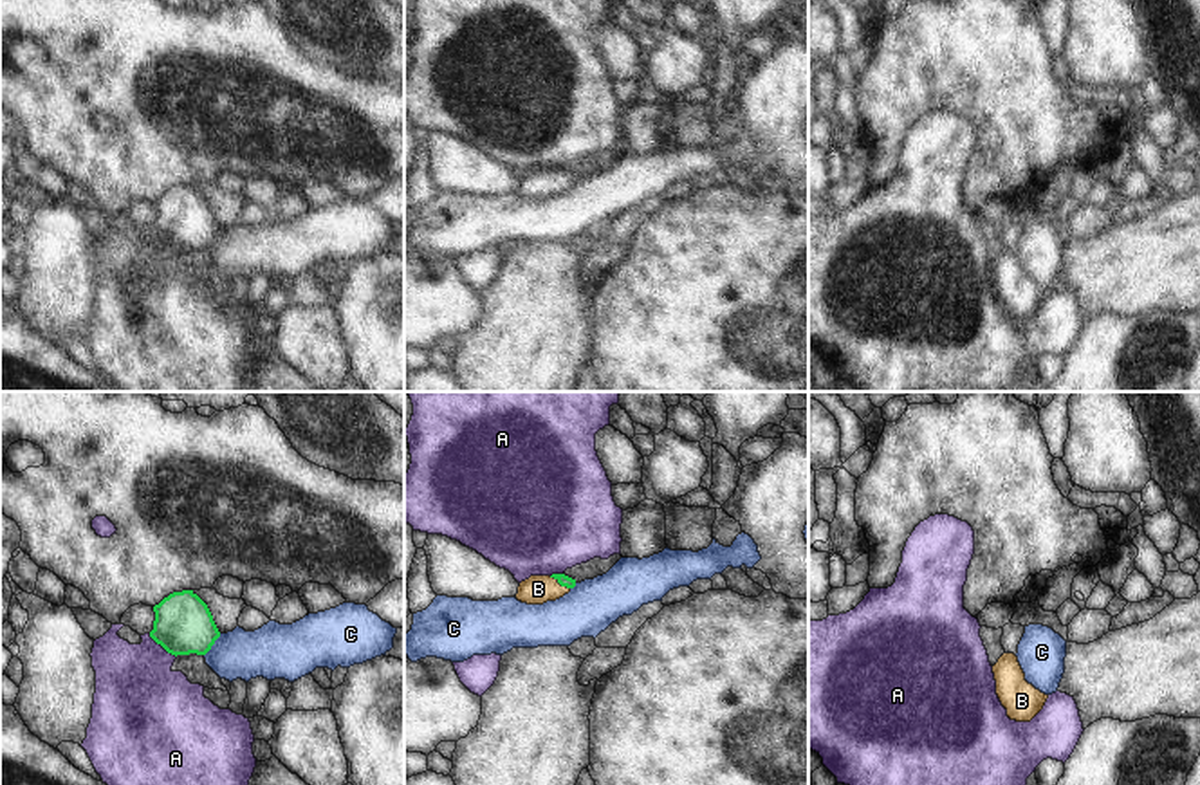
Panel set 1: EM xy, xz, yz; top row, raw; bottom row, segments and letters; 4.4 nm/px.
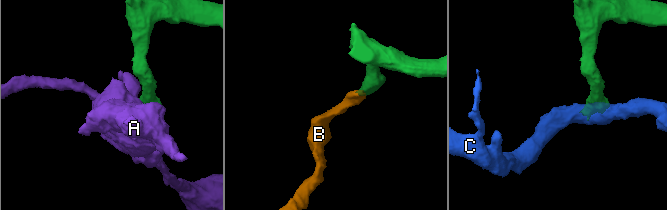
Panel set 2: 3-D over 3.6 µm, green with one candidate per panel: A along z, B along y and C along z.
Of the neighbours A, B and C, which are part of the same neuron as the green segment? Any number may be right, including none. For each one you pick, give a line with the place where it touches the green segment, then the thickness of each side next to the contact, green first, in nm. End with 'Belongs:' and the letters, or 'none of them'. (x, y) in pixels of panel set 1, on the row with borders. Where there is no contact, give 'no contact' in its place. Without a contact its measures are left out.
B: meets green in xz at (560, 583); 50 nm thick on the green side, 130 nm on the other
Belongs: B

